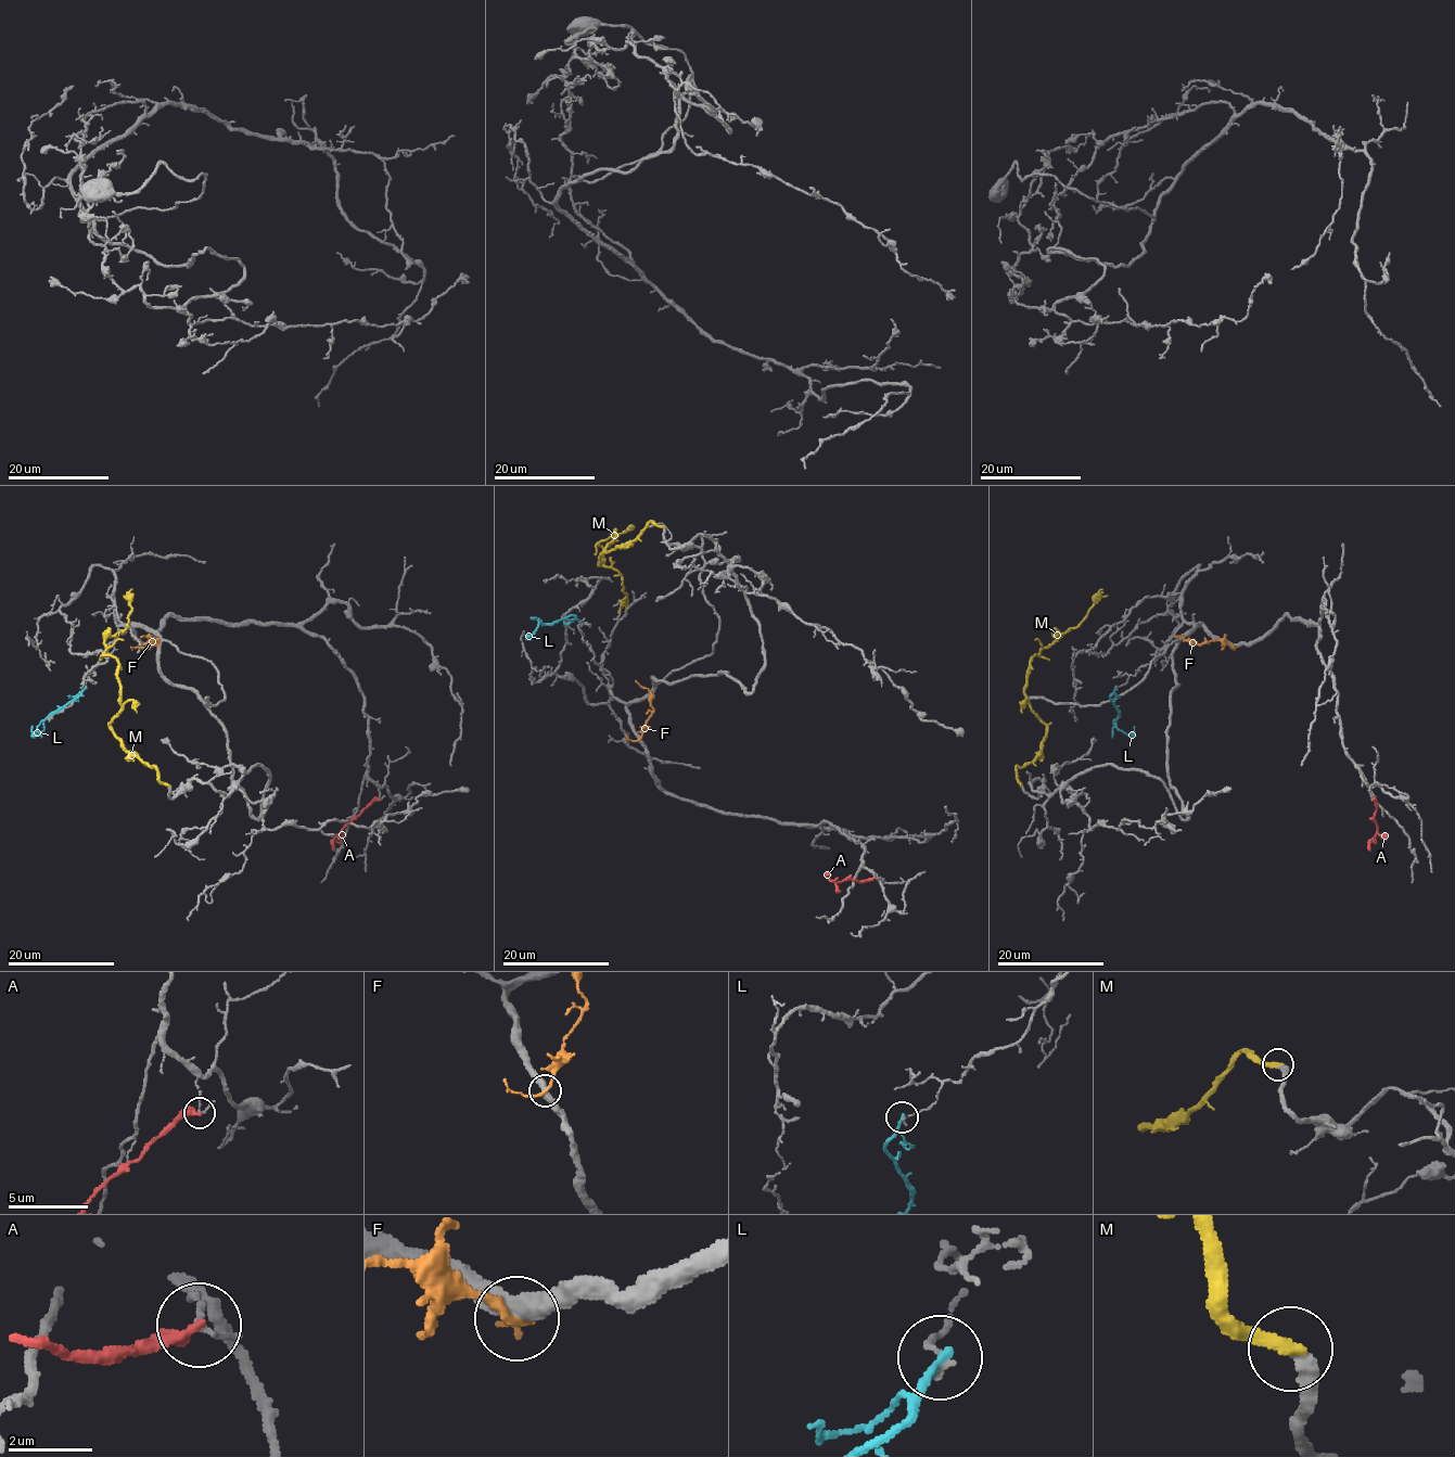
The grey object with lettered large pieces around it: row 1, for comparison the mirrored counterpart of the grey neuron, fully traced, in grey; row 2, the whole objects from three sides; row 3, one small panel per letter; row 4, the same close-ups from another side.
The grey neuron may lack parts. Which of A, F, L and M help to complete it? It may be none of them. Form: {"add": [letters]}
{"add": ["M"]}

